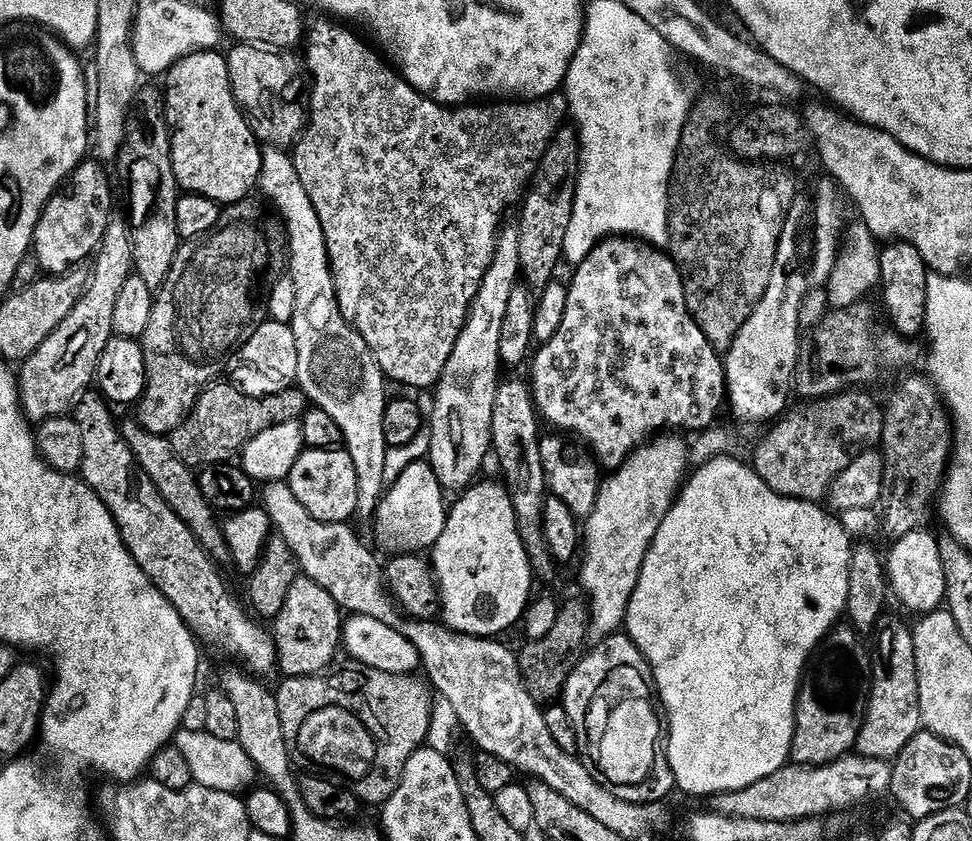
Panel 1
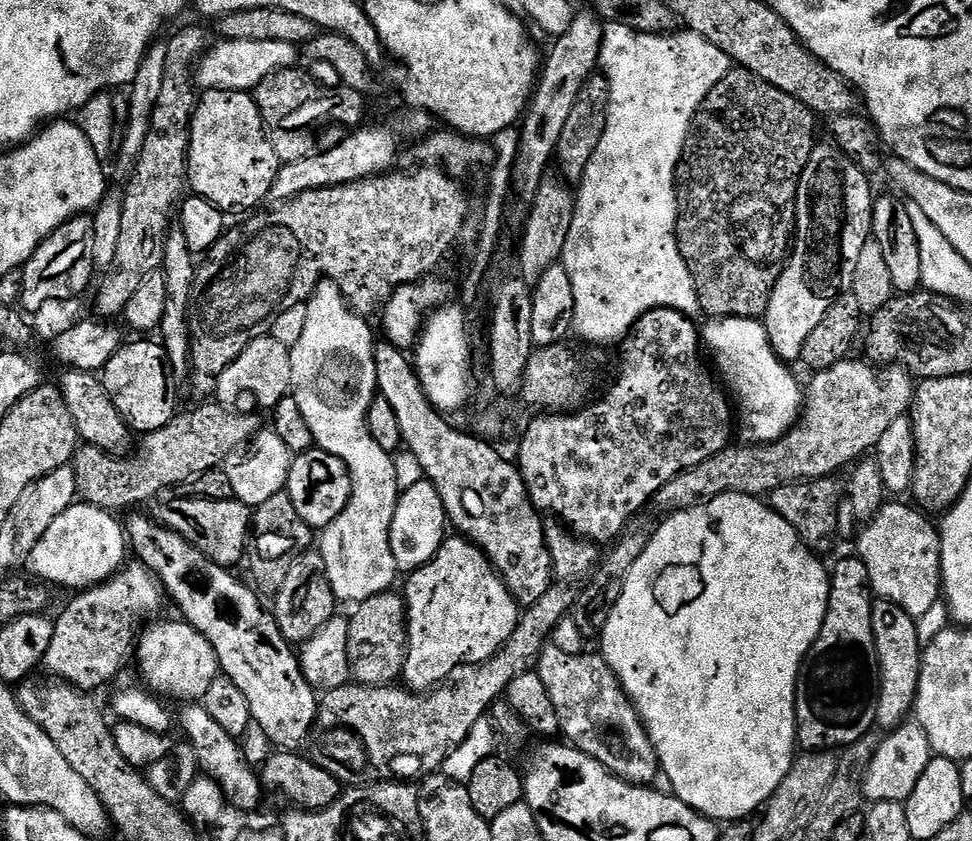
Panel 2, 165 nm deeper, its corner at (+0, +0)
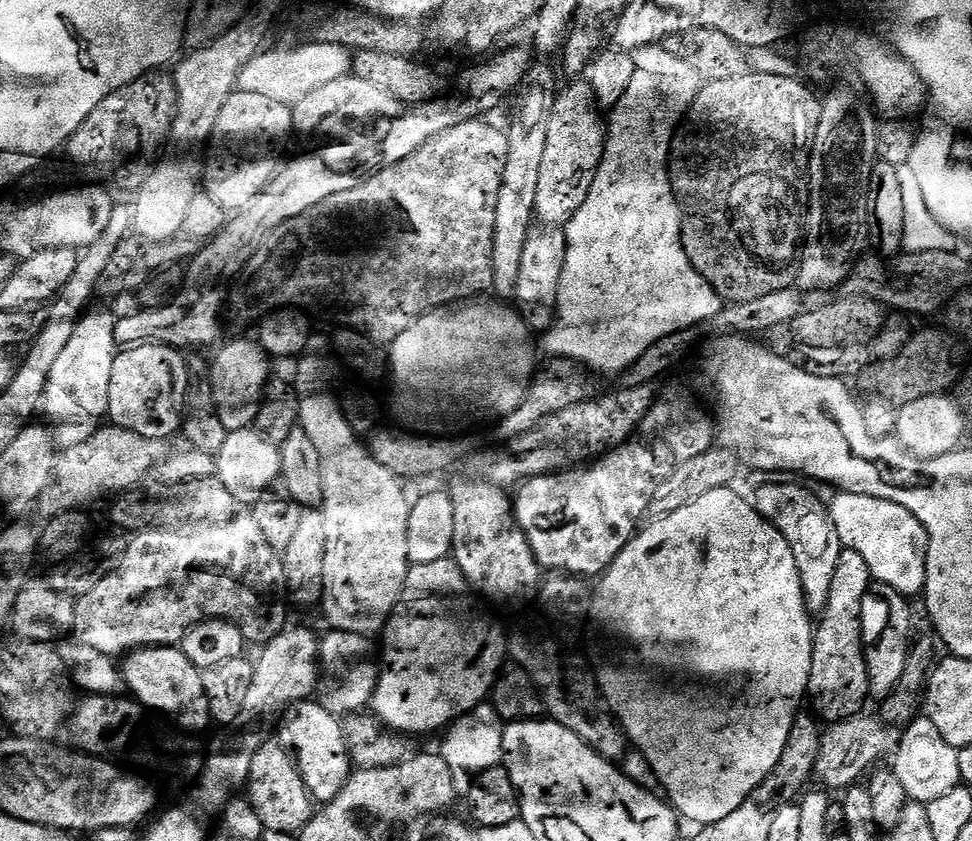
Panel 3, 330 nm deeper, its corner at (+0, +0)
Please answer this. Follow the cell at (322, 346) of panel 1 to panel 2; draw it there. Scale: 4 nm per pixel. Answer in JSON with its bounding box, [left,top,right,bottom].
[290,278,401,602]

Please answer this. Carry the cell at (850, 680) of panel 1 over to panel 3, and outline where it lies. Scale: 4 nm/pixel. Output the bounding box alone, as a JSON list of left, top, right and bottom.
[806,548,872,726]

